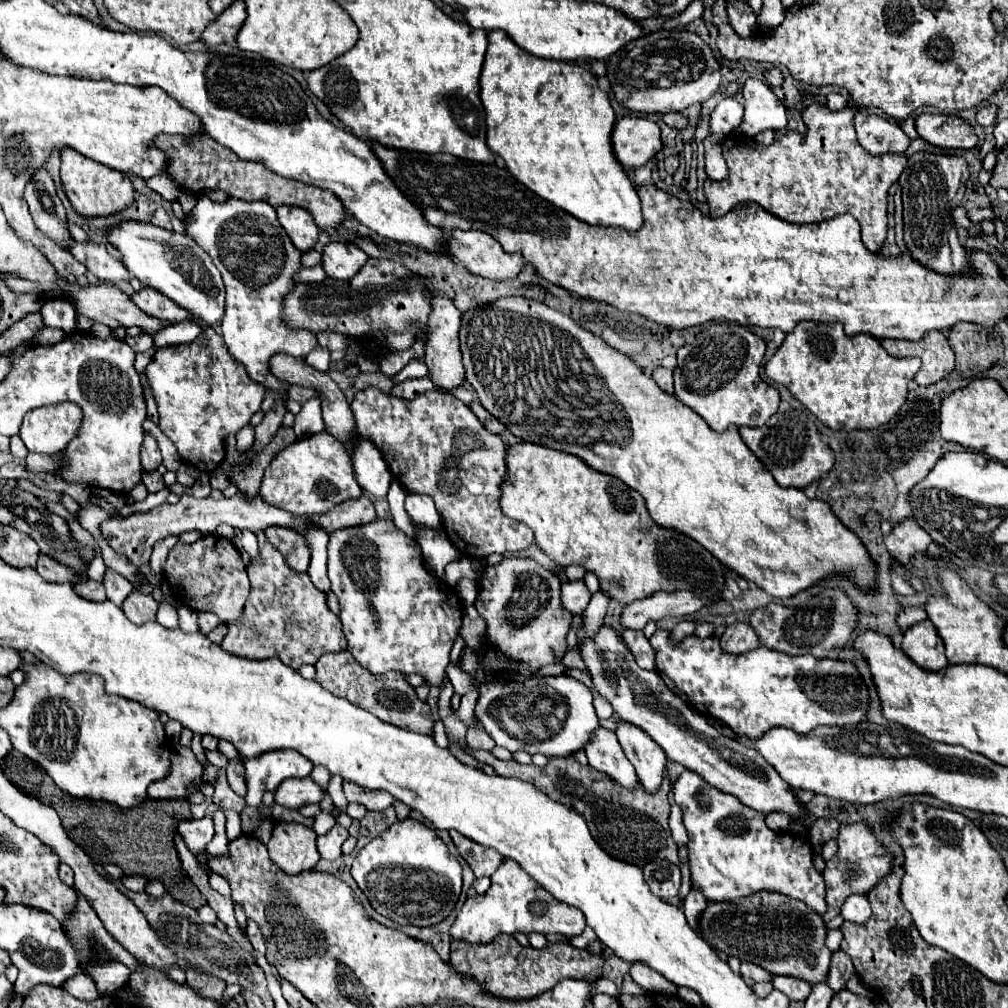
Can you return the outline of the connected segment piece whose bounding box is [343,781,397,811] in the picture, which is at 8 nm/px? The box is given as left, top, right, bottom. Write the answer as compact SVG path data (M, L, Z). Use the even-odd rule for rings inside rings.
M347 781L343 783L343 791L345 791L347 801L361 803L369 811L383 811L383 809L387 809L389 805L393 805L397 801L391 793L387 793L383 789L371 791L371 789L363 789L363 787L355 785L355 783L347 783Z

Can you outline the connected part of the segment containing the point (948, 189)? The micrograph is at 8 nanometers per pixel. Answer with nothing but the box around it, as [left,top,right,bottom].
[899,153,969,275]

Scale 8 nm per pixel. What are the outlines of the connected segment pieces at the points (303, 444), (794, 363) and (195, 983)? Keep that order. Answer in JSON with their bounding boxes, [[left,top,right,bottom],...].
[[259,431,363,523],[765,321,919,431],[187,971,225,1001]]

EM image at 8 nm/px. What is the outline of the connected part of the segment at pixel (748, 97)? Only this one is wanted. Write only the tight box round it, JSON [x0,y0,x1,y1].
[737,79,789,137]

